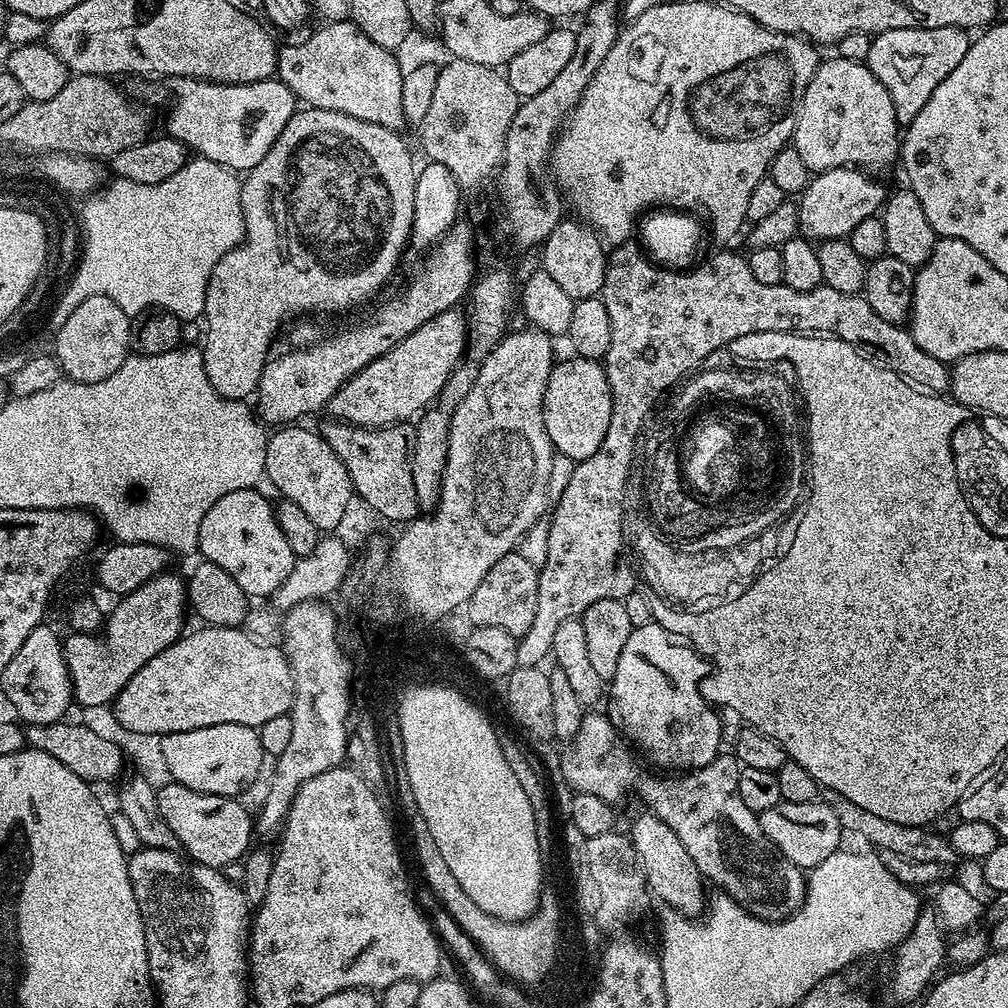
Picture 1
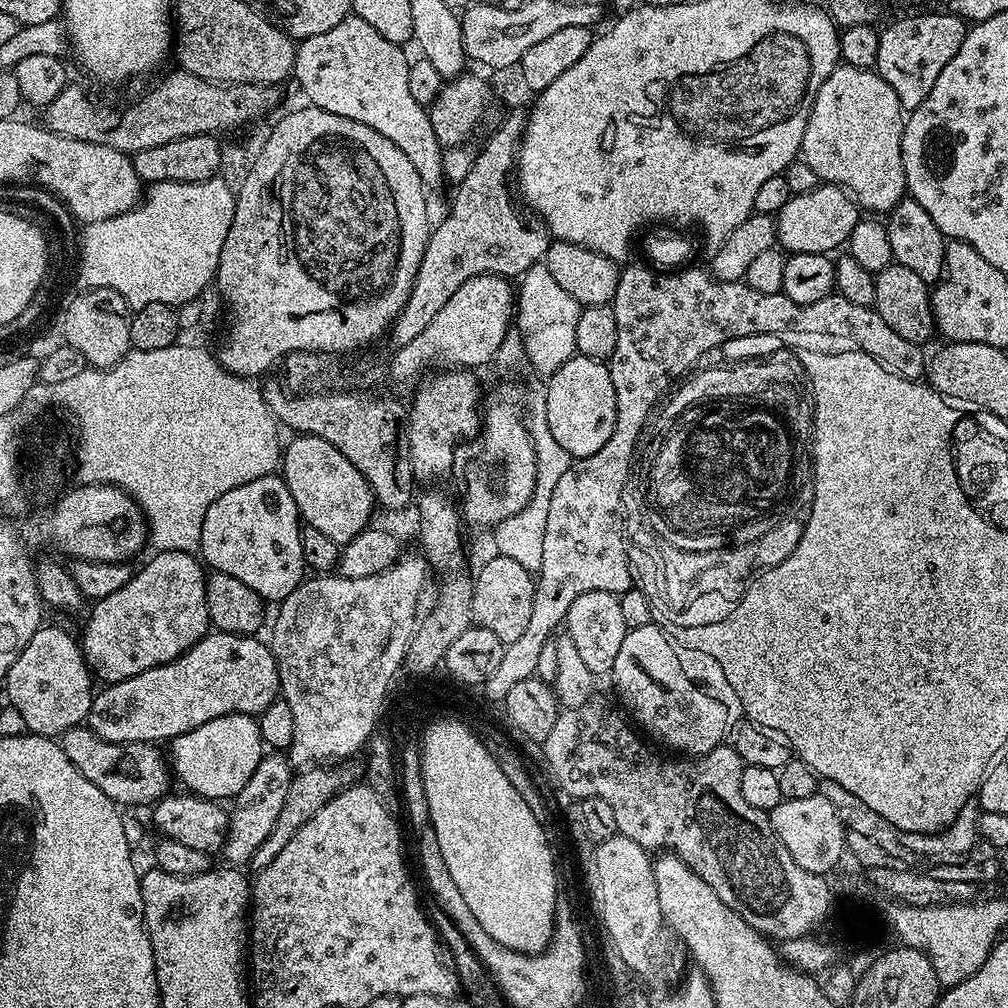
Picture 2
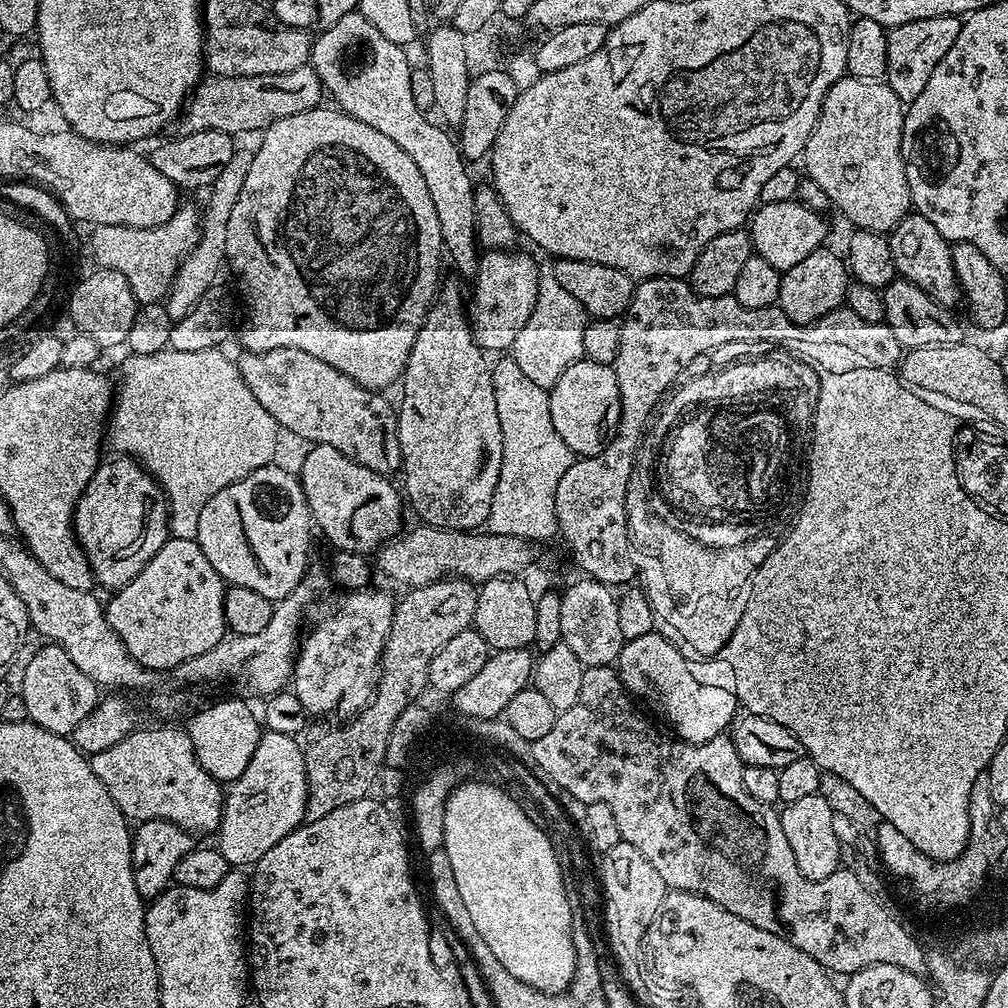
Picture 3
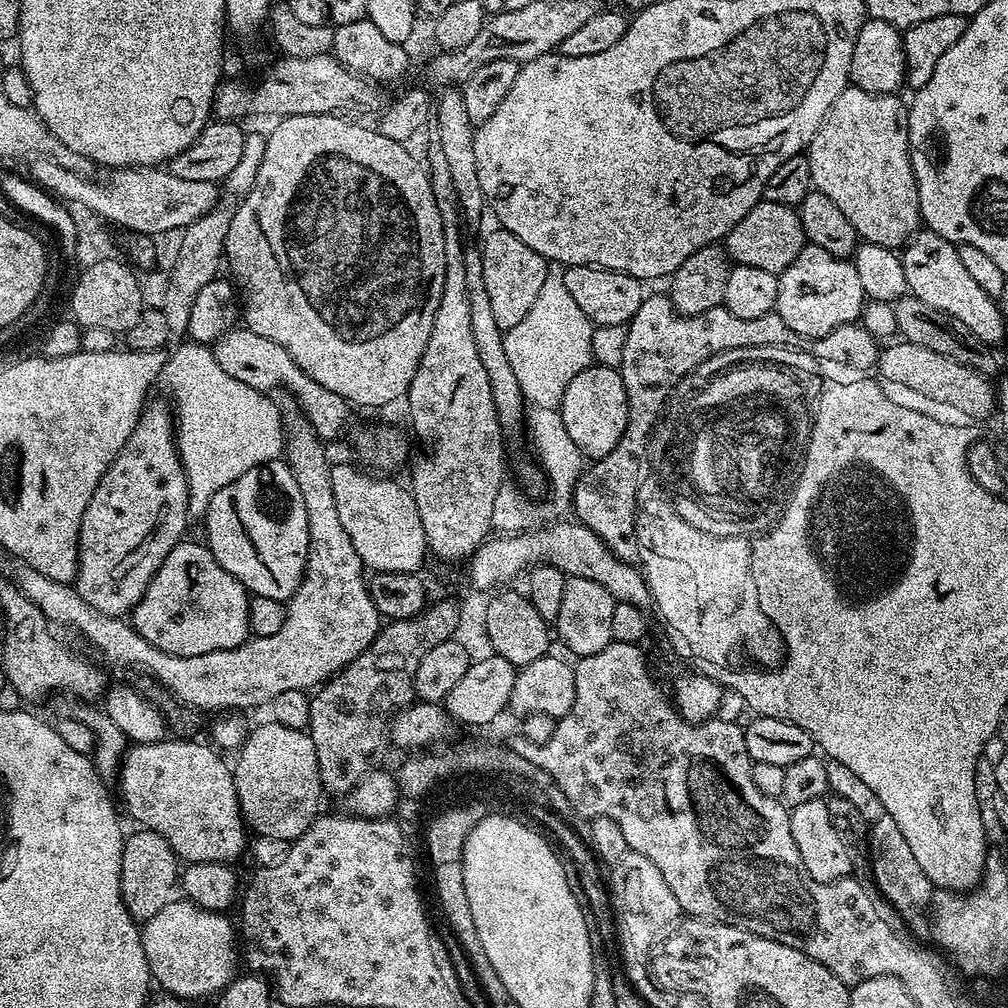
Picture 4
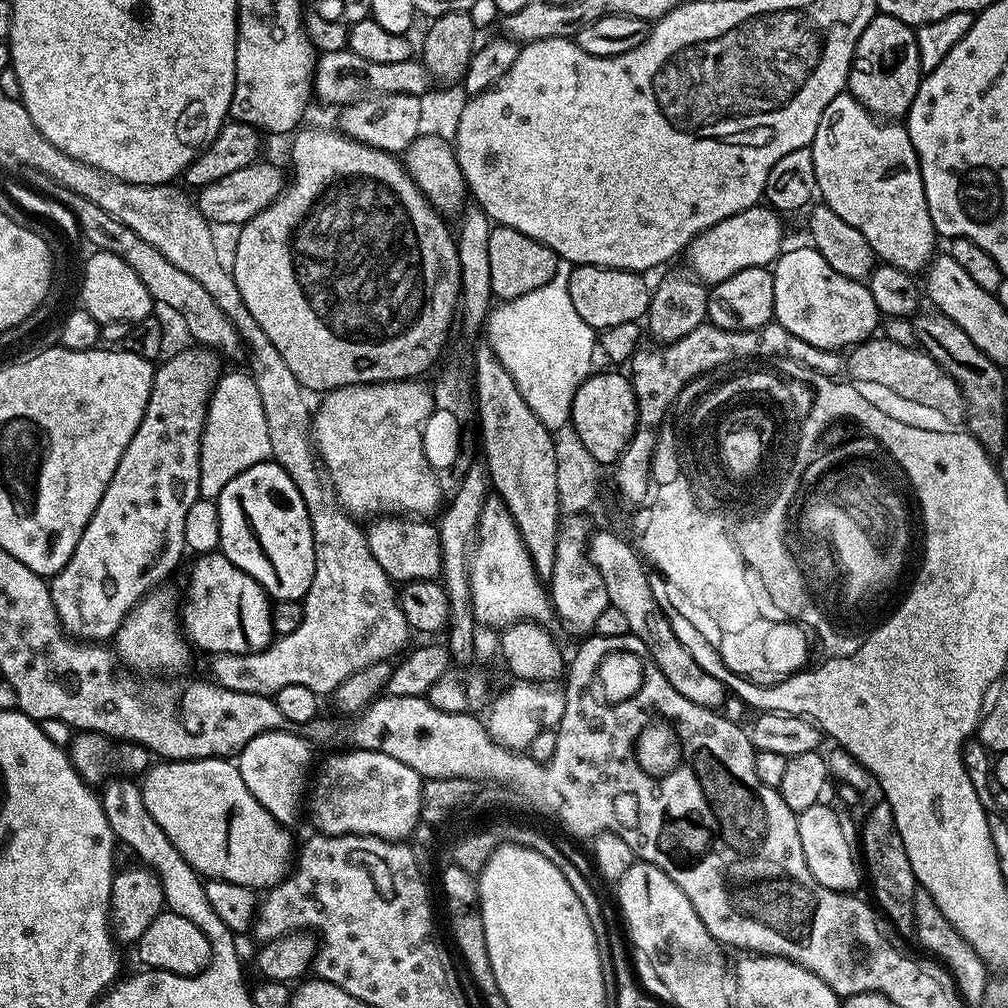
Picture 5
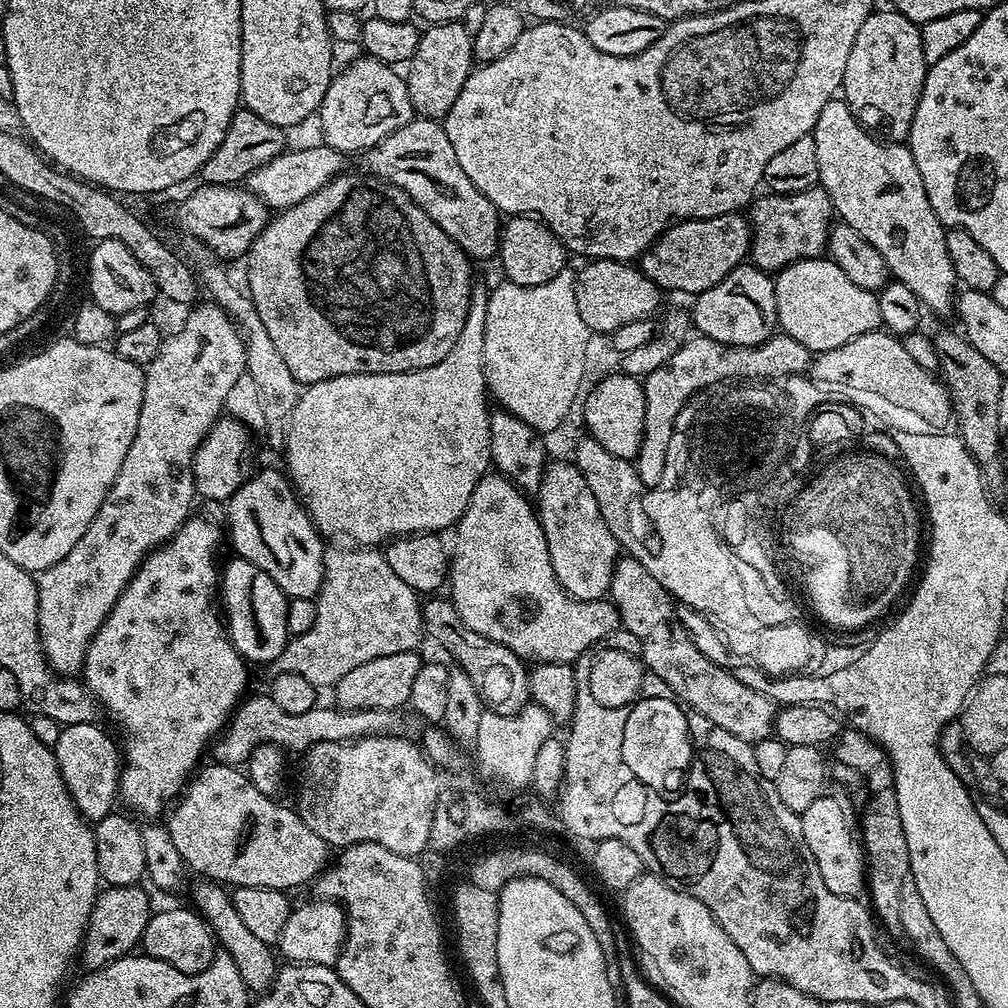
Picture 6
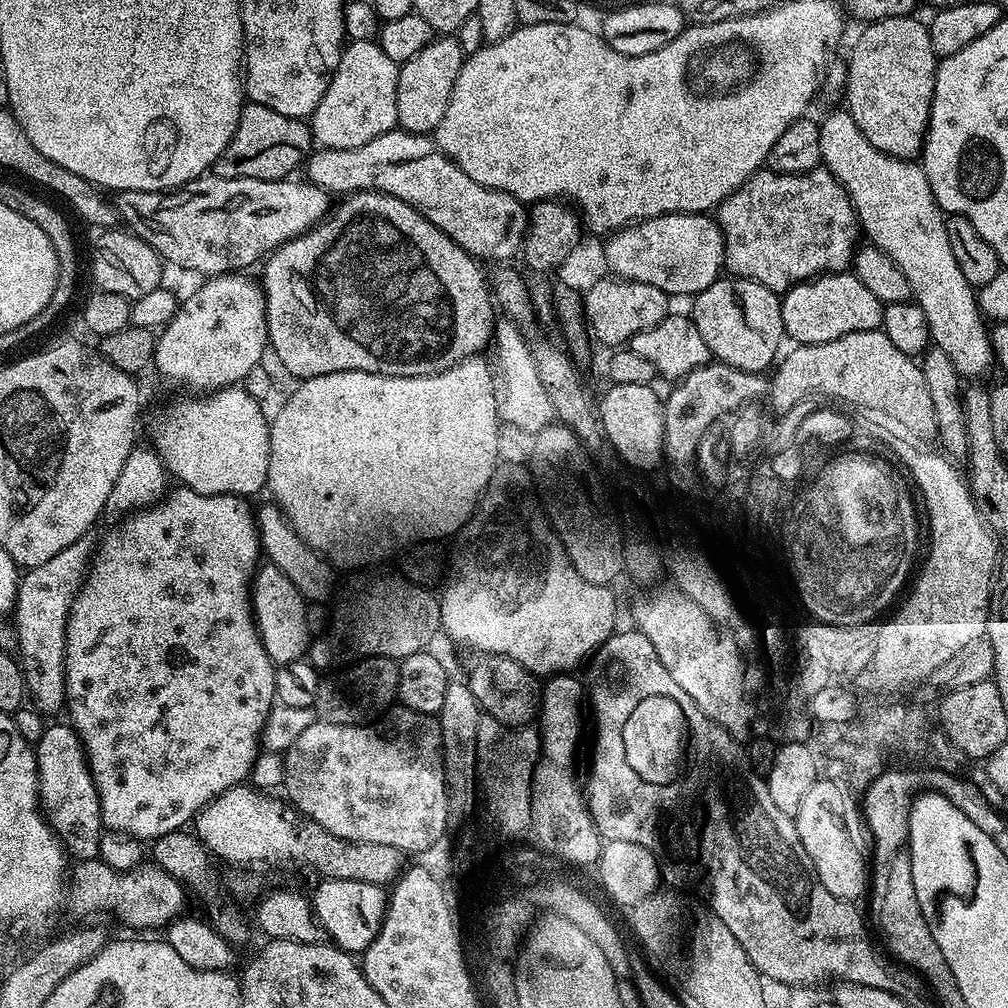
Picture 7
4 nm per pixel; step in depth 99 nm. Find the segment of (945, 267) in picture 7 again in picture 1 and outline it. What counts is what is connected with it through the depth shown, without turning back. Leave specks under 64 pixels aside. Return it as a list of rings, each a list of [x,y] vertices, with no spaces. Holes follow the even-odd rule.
[[[839,58],[825,59],[814,70],[814,78],[800,93],[796,110],[796,129],[792,135],[790,144],[798,150],[802,162],[806,162],[809,173],[825,172],[835,168],[859,168],[872,174],[880,174],[883,168],[888,168],[892,163],[897,163],[900,156],[902,143],[902,126],[896,121],[894,114],[894,102],[874,78],[867,63],[850,62]]]

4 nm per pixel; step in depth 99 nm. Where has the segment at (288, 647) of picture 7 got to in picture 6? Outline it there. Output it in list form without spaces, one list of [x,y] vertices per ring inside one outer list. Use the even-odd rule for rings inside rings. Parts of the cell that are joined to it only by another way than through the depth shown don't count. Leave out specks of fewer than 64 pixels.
[[[232,558],[228,565],[223,565],[218,596],[222,601],[228,636],[240,656],[253,665],[271,665],[277,660],[290,639],[286,624],[289,597],[284,595],[278,582],[274,582],[266,570],[258,570],[254,562]]]

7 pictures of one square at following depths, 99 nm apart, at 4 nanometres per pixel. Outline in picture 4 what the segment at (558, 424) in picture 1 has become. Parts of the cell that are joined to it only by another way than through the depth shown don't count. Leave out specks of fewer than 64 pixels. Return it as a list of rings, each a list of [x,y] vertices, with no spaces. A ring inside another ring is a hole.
[[[593,363],[582,374],[578,374],[566,386],[566,394],[559,406],[562,422],[566,422],[566,431],[570,434],[574,446],[589,461],[600,460],[623,438],[628,425],[628,395],[626,386],[622,386],[619,368],[607,368]]]

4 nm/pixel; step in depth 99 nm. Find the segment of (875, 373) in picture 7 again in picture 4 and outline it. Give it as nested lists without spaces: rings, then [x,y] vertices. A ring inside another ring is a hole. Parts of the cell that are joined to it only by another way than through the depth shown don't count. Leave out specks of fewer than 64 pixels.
[[[889,343],[880,353],[879,379],[885,385],[901,388],[908,395],[907,403],[916,408],[918,414],[926,414],[926,418],[934,418],[934,422],[942,422],[946,426],[971,428],[980,426],[987,416],[993,415],[996,392],[993,381],[983,372],[975,372],[962,362],[954,362],[954,358],[946,358],[946,354],[934,354],[934,350],[926,350],[926,346],[896,343]]]

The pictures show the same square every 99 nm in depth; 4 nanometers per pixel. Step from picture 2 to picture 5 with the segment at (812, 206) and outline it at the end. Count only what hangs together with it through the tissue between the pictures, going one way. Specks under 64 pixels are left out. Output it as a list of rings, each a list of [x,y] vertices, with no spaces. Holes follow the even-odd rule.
[[[757,206],[718,222],[718,226],[710,226],[710,230],[698,234],[698,238],[688,243],[686,257],[691,275],[711,286],[738,274],[738,270],[775,265],[785,247],[784,224],[780,220],[783,220],[781,213],[768,206]]]

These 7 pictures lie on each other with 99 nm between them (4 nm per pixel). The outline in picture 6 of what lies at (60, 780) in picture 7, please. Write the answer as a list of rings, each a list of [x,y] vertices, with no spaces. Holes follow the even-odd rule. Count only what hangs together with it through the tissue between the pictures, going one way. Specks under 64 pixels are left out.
[[[72,723],[65,725],[53,748],[59,762],[60,773],[66,782],[76,808],[89,823],[95,824],[109,815],[119,795],[122,754],[119,745],[97,723]]]

